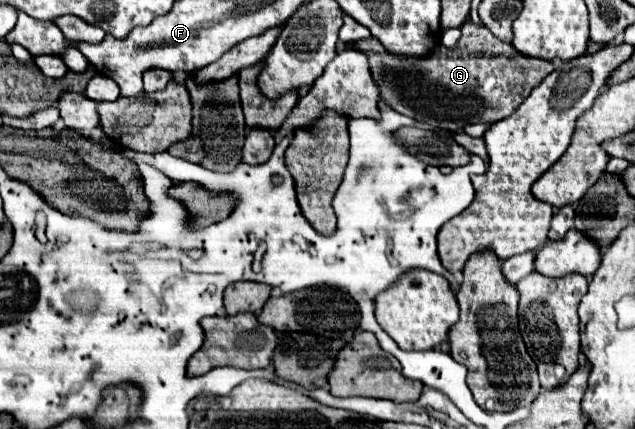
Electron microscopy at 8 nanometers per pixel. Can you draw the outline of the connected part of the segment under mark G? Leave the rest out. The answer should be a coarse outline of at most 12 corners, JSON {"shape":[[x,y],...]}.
{"shape":[[487,27],[427,57],[369,51],[381,99],[453,133],[509,117],[555,69]]}

